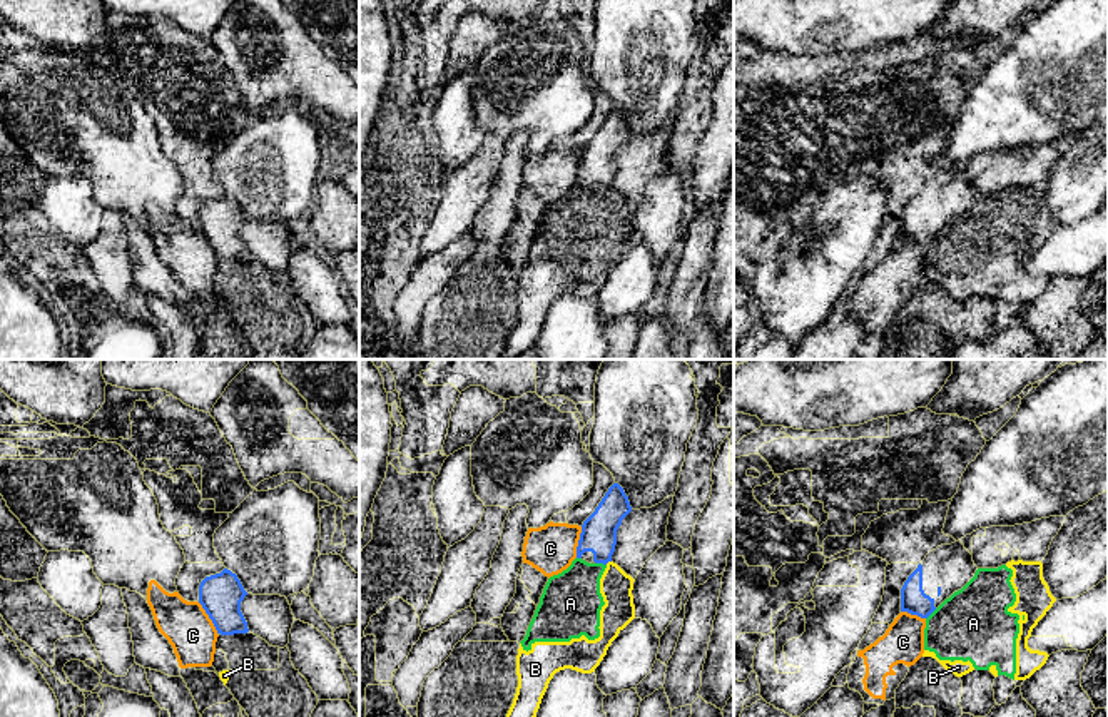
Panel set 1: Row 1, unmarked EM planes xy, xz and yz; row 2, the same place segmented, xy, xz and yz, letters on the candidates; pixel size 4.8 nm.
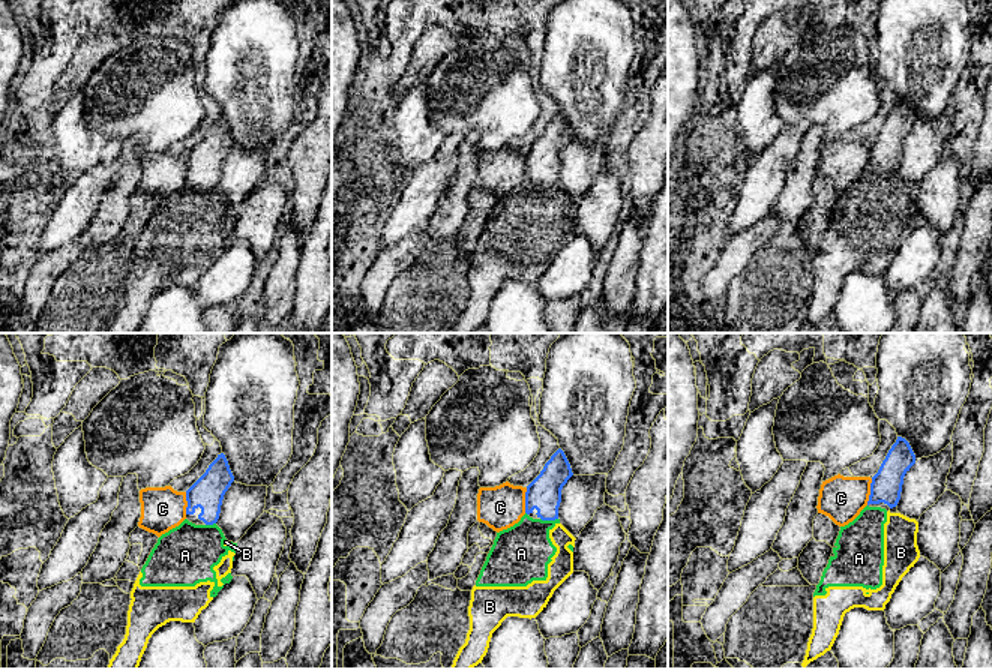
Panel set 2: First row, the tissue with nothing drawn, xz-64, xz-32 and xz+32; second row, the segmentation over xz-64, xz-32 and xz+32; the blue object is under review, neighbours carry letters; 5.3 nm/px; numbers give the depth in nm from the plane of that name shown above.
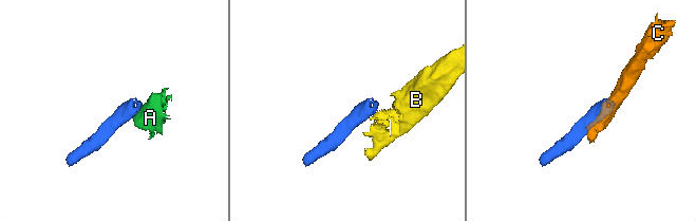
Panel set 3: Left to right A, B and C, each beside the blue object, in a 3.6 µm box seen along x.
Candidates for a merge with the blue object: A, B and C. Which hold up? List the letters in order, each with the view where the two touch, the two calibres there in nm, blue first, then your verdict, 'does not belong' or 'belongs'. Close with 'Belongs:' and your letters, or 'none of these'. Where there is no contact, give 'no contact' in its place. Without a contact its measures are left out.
A: meets blue in xz; 180 nm thick on the blue side, 300 nm on the other; does not belong
B: meets blue in xz; 180 nm thick on the blue side, 160 nm on the other; does not belong
C: meets blue in xy; 200 nm thick on the blue side, 220 nm on the other; does not belong
Belongs: none of these

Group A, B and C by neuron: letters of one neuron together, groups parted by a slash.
A B / C

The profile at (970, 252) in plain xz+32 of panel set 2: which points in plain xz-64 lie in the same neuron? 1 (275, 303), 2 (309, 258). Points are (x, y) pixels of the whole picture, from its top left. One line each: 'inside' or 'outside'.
1: inside
2: outside

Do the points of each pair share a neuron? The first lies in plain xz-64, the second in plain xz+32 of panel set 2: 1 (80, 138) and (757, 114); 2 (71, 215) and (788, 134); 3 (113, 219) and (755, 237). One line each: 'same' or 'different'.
1: same
2: same
3: different

